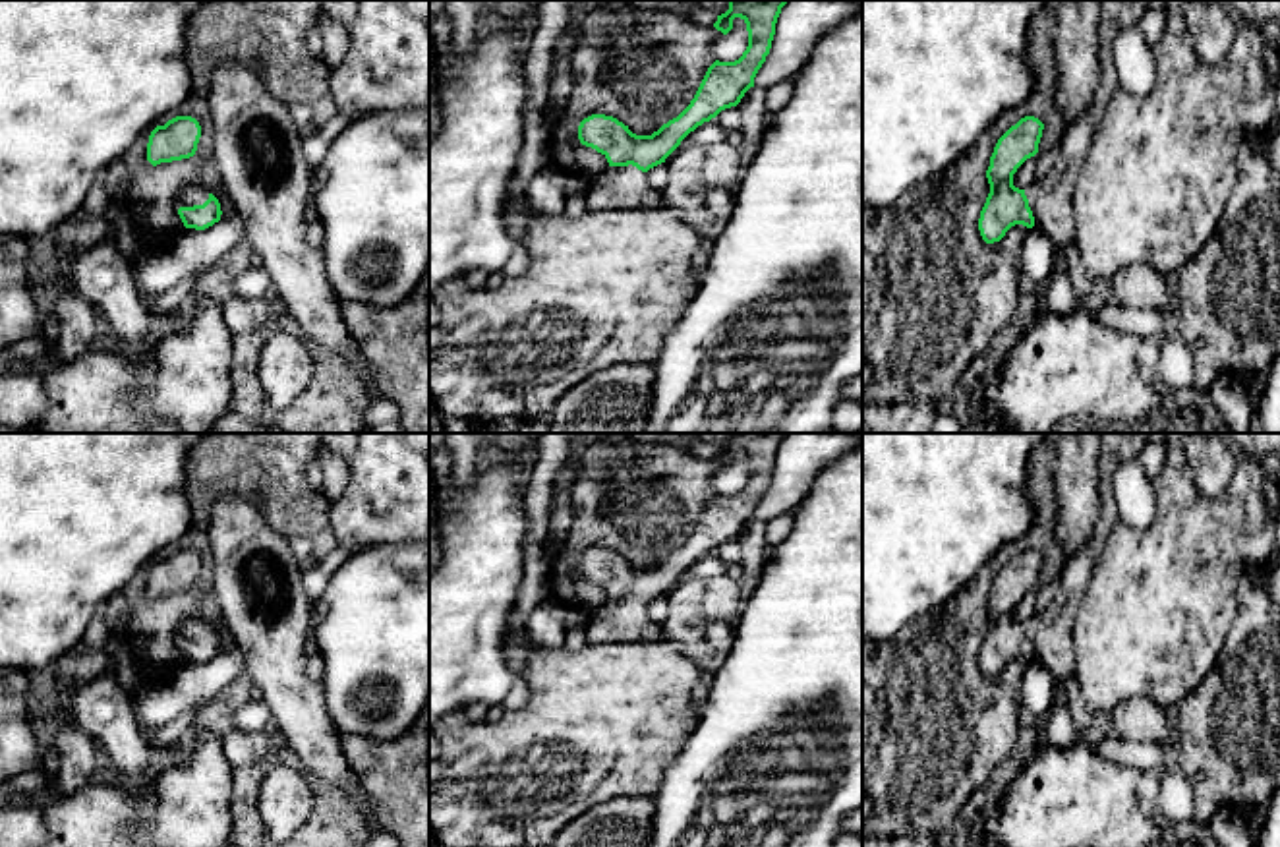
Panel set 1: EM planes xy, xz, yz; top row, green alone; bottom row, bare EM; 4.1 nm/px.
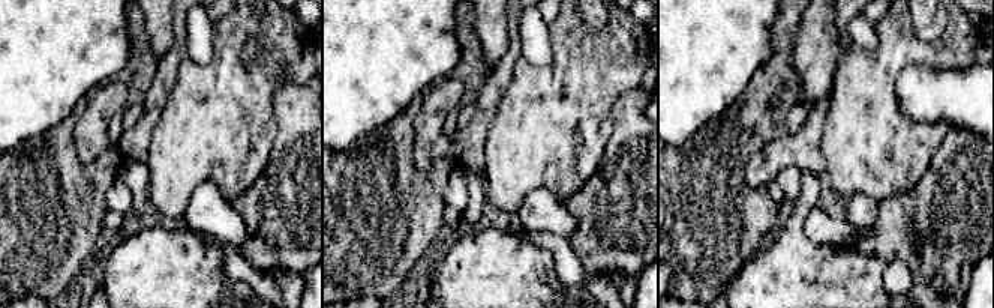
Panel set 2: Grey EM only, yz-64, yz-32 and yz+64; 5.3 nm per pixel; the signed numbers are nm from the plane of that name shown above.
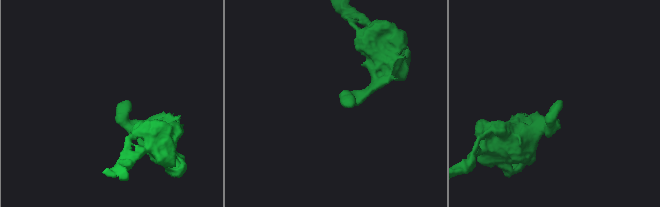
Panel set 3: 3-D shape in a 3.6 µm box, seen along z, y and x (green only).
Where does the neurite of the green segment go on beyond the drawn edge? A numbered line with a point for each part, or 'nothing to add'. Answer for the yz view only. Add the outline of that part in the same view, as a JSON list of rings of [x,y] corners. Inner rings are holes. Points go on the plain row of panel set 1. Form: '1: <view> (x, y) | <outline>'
1: yz (1050, 633) | [[[1102,433],[1098,449],[1098,522],[1085,549],[1075,553],[1063,565],[1058,580],[1060,588],[1052,605],[1044,613],[1036,613],[1027,630],[1034,650],[1034,659],[1046,665],[1056,679],[1067,679],[1075,671],[1075,615],[1087,594],[1092,567],[1102,551],[1110,528],[1120,518],[1114,495],[1114,474],[1123,462],[1135,460],[1145,445],[1147,433]]]

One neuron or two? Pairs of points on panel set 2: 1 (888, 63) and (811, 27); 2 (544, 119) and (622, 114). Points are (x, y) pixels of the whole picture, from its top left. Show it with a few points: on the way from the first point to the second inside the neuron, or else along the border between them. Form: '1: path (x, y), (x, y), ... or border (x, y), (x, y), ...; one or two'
1: border (843, 48), (832, 83); two
2: border (633, 87), (625, 87), (613, 99), (610, 119); two

